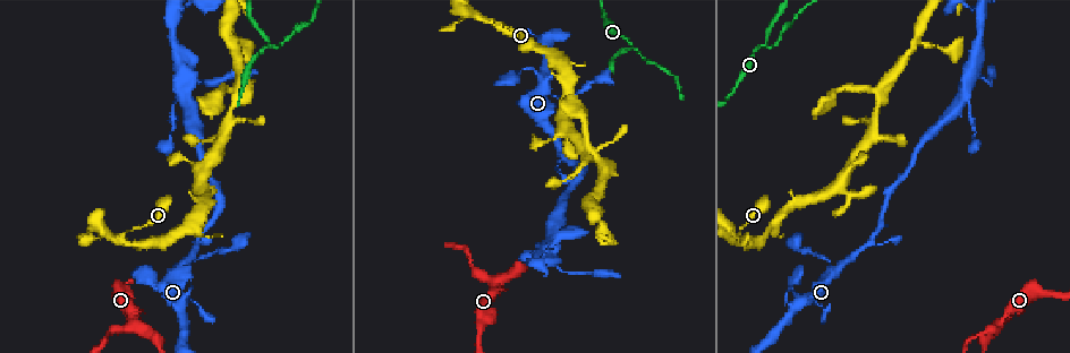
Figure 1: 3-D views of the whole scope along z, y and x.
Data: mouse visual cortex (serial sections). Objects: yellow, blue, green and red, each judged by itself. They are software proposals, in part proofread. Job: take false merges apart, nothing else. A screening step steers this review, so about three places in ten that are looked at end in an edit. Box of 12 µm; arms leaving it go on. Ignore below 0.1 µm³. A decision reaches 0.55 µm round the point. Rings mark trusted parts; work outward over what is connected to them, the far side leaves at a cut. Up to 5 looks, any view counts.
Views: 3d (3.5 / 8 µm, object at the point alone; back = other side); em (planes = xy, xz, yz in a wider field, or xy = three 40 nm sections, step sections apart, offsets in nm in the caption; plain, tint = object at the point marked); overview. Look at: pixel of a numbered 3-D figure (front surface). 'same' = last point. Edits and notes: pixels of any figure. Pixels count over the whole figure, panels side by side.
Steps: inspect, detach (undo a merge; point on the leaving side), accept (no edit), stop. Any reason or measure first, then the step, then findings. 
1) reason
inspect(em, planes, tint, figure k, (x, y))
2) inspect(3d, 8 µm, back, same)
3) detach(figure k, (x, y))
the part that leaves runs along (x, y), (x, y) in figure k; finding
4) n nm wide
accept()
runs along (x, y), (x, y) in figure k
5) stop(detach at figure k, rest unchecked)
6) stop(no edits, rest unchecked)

arms part here
inspect(em, xy, step 5, tint, figure 1, (996, 323))

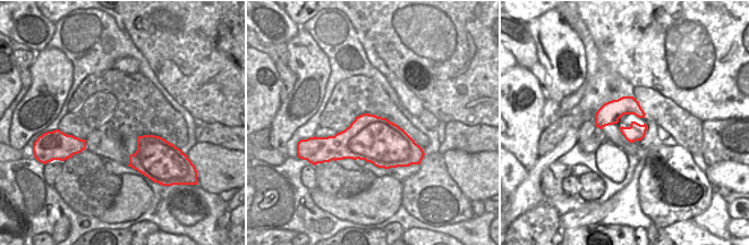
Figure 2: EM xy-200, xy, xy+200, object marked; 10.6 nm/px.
inspect(3d, 3.5 µm, same)

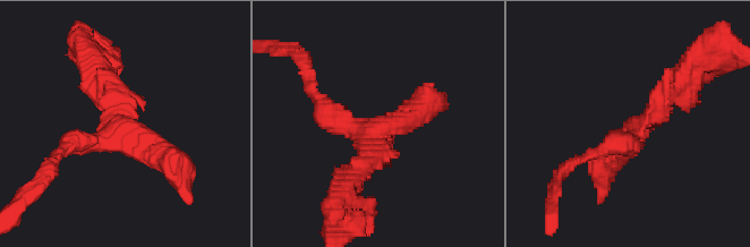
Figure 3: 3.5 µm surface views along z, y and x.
500 nm wide
accept()
runs along (91, 76), (116, 129), (175, 163) in figure 3; one cell here

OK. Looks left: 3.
abrupt turn
inspect(3d, 3.5 µm, figure 1, (766, 45))

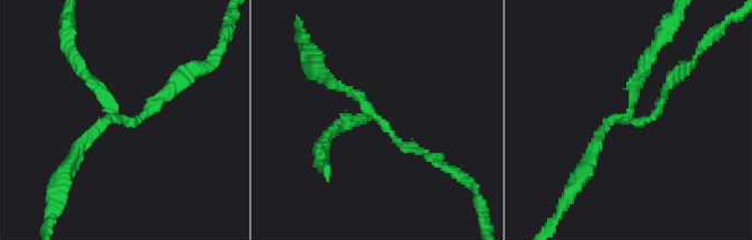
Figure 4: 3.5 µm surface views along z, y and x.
inspect(em, xy, step 3, tint, figure 4, (625, 117))

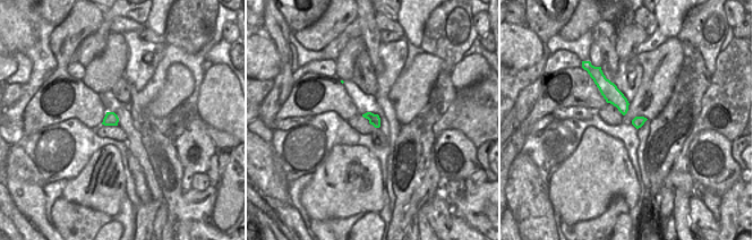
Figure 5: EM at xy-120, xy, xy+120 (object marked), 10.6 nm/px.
inspect(em, planes, tint, same)

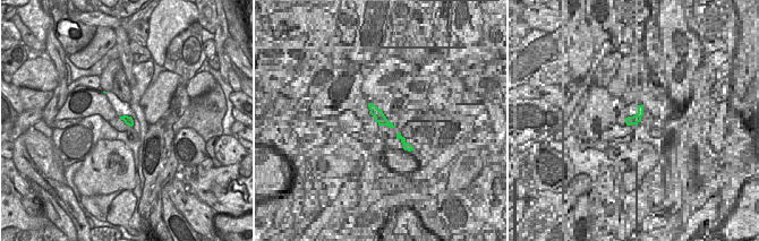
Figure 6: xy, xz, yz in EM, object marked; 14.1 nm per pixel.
detach(figure 4, (345, 119))
the part that leaves runs along (367, 113), (328, 134), (322, 154) in figure 4; two cells meet here

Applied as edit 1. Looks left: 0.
stop(detach at figure 4, rest unchecked)

